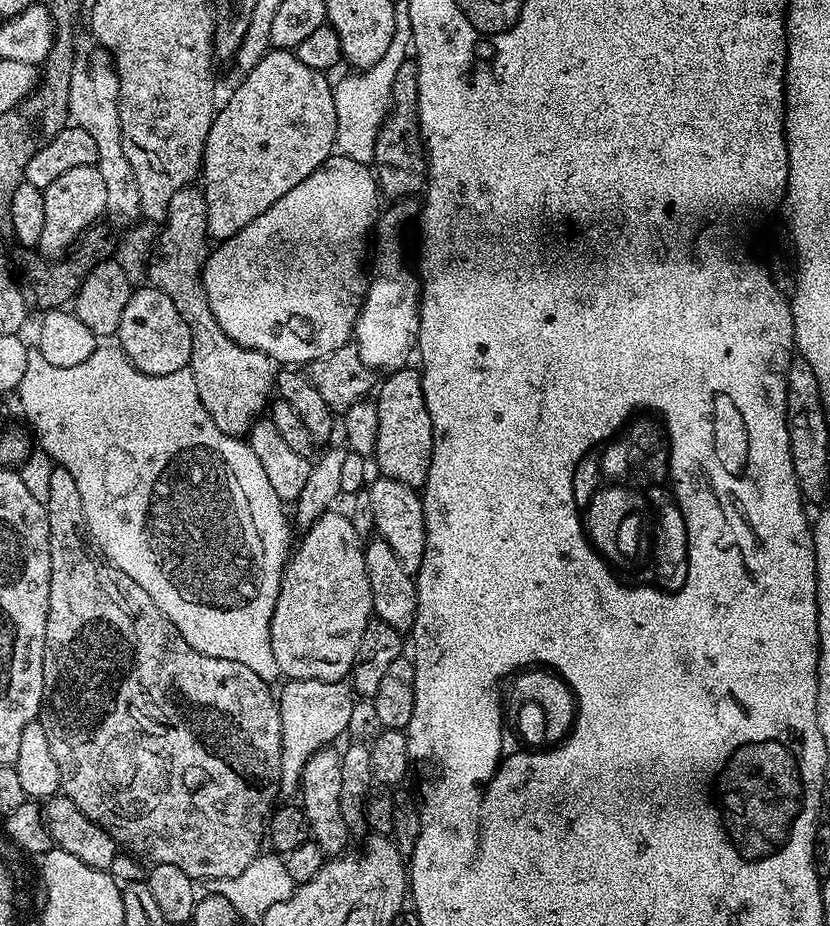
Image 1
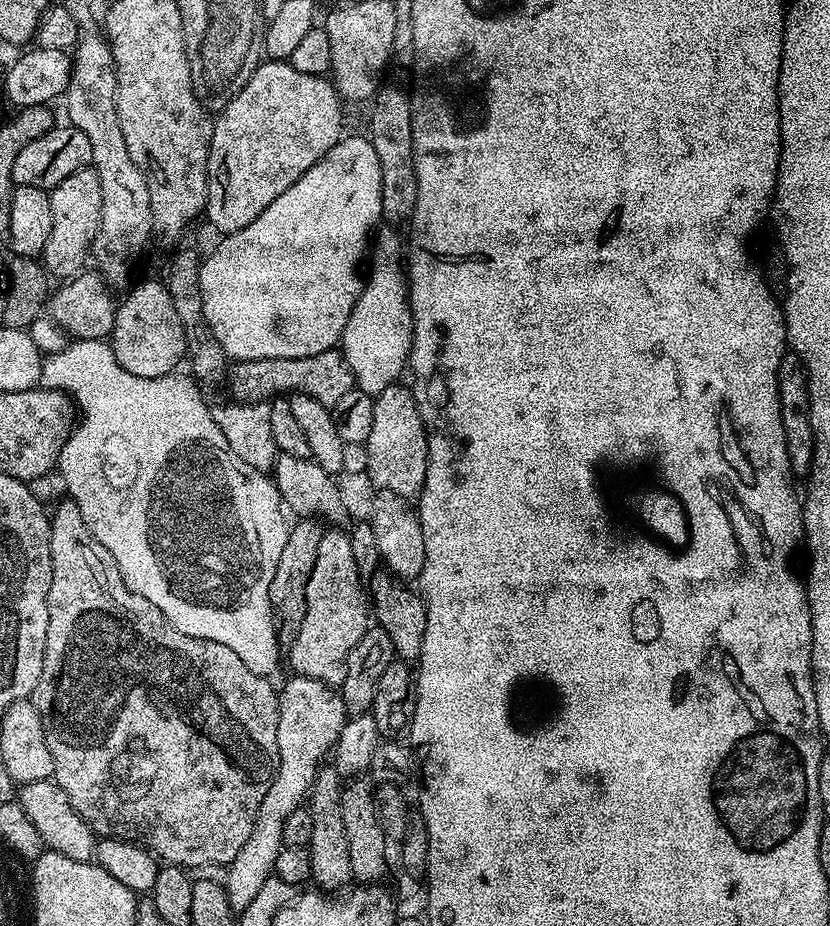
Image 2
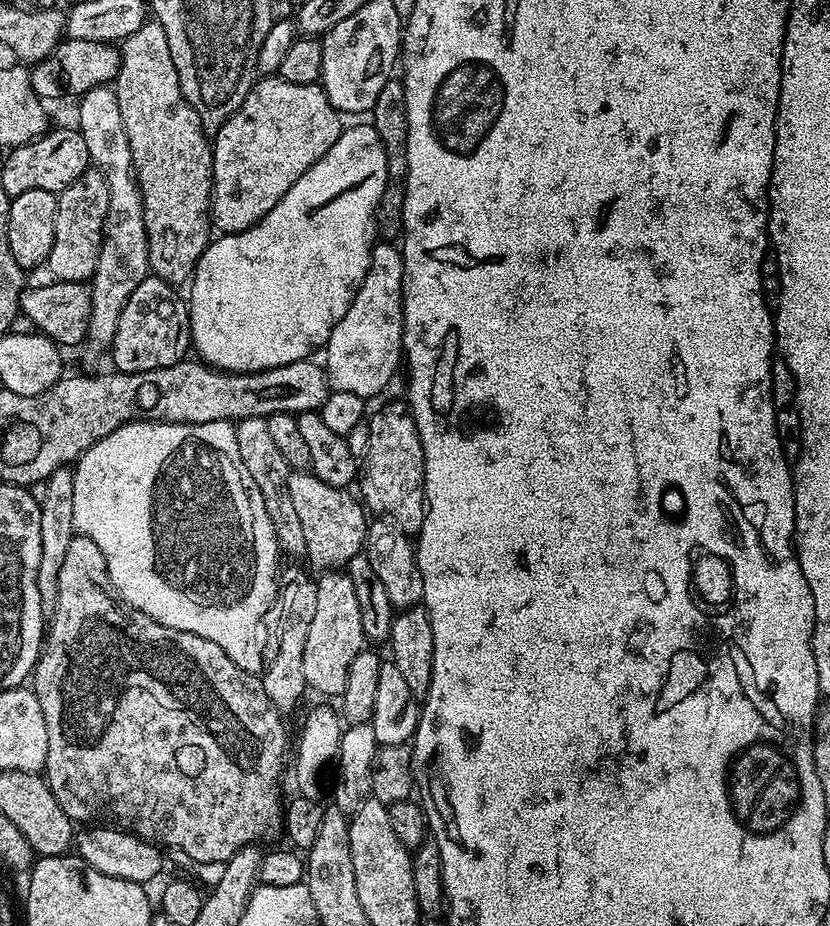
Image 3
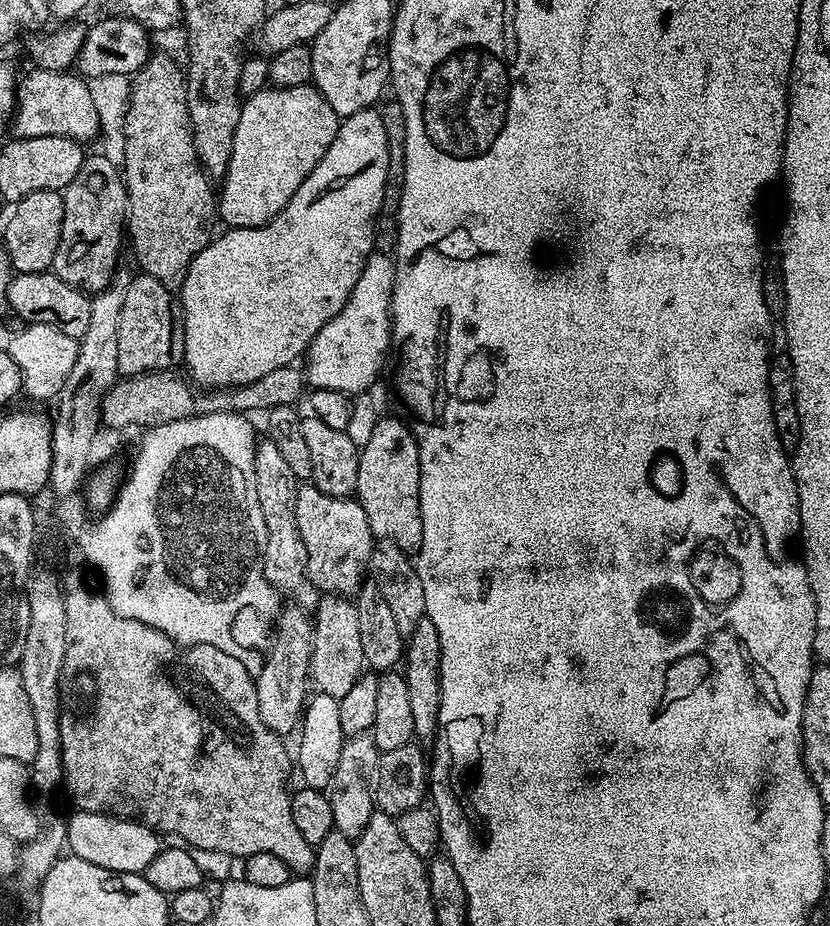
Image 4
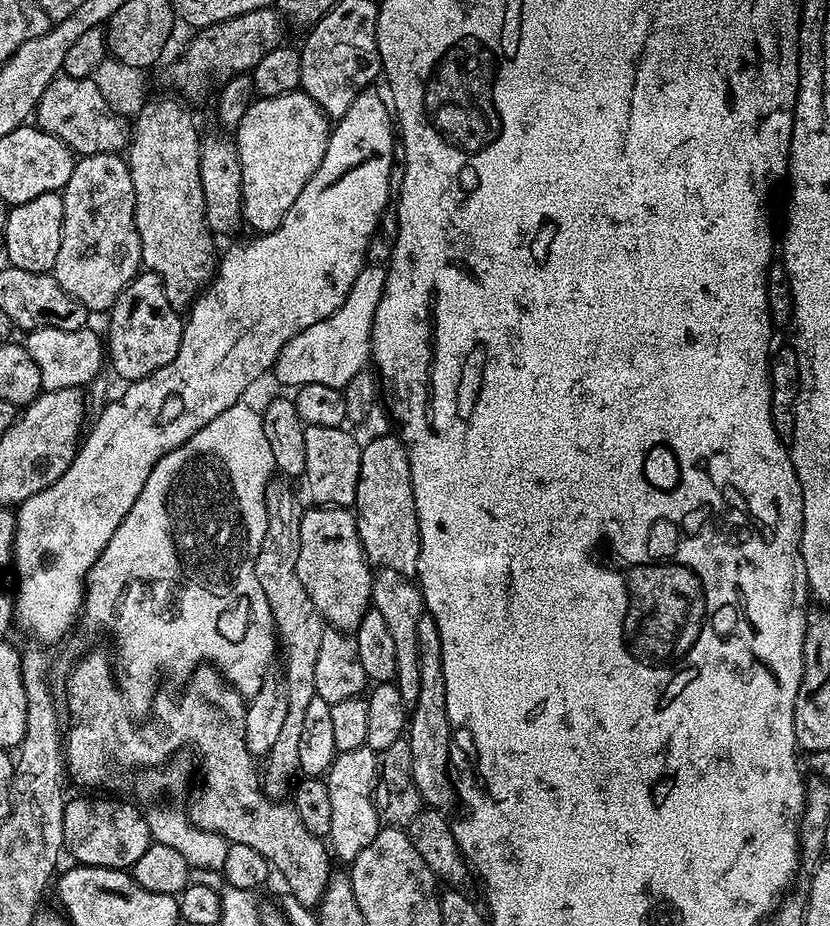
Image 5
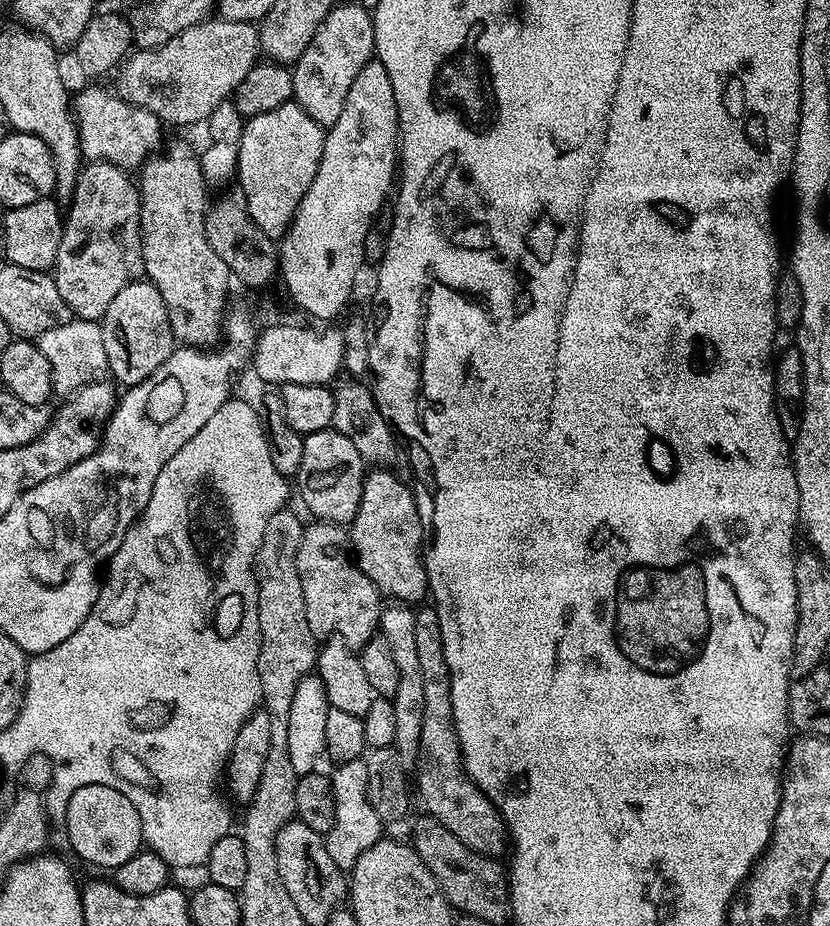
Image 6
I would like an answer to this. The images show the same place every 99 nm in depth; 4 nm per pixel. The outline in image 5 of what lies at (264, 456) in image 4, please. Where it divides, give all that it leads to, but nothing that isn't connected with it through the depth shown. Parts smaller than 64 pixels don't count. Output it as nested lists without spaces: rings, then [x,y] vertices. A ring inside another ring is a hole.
[[[273,478],[268,481],[264,491],[266,538],[258,550],[256,559],[258,586],[262,586],[266,602],[270,602],[270,614],[276,623],[278,648],[282,656],[284,652],[282,667],[290,698],[290,706],[286,710],[286,723],[282,726],[278,742],[274,742],[274,750],[268,752],[268,766],[264,766],[262,770],[262,787],[265,794],[279,801],[283,801],[293,791],[294,781],[300,772],[298,742],[302,742],[302,722],[306,718],[306,706],[310,706],[310,702],[317,695],[314,686],[314,666],[318,662],[318,646],[322,643],[322,634],[326,627],[314,602],[310,602],[310,594],[306,594],[306,586],[302,586],[301,580],[298,579],[296,563],[300,545],[302,507],[300,508],[300,500],[292,493],[292,488],[288,484],[291,483],[284,478]]]

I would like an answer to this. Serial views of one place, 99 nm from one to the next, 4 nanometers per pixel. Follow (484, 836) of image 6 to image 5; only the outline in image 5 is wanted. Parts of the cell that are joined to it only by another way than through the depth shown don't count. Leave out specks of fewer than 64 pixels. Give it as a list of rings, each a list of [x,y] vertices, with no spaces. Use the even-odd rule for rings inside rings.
[[[430,615],[418,618],[418,650],[420,651],[420,685],[418,698],[410,708],[410,723],[406,739],[410,754],[414,754],[414,782],[425,805],[432,810],[448,810],[458,797],[453,777],[448,777],[448,748],[453,747],[452,728],[446,714],[446,678],[442,674],[442,638]]]

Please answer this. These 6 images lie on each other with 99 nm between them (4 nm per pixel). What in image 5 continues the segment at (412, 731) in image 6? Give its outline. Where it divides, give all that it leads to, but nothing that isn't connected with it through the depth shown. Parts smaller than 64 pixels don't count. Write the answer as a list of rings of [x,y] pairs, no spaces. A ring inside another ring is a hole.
[[[380,568],[372,577],[371,607],[383,615],[395,643],[397,672],[394,682],[402,694],[404,703],[411,706],[418,698],[420,685],[420,651],[418,650],[418,618],[425,615],[424,595],[409,577],[398,570]]]

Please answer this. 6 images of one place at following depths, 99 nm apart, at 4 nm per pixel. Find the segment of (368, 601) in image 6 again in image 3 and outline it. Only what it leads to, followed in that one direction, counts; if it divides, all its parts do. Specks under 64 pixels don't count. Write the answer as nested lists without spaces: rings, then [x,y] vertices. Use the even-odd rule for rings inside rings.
[[[311,470],[289,471],[288,485],[298,522],[302,522],[302,538],[306,538],[307,563],[313,569],[343,569],[362,552],[368,538],[370,520],[363,503],[353,493],[352,497],[351,491],[322,482],[322,478],[315,476]]]

